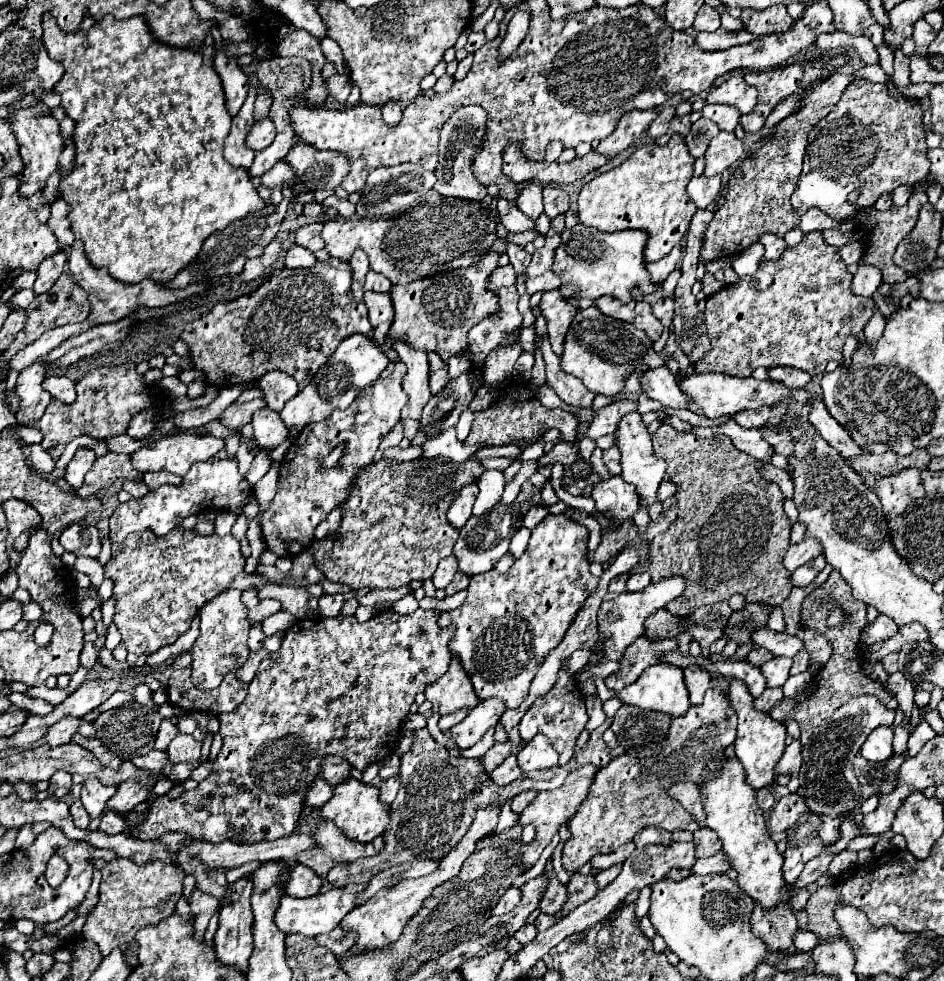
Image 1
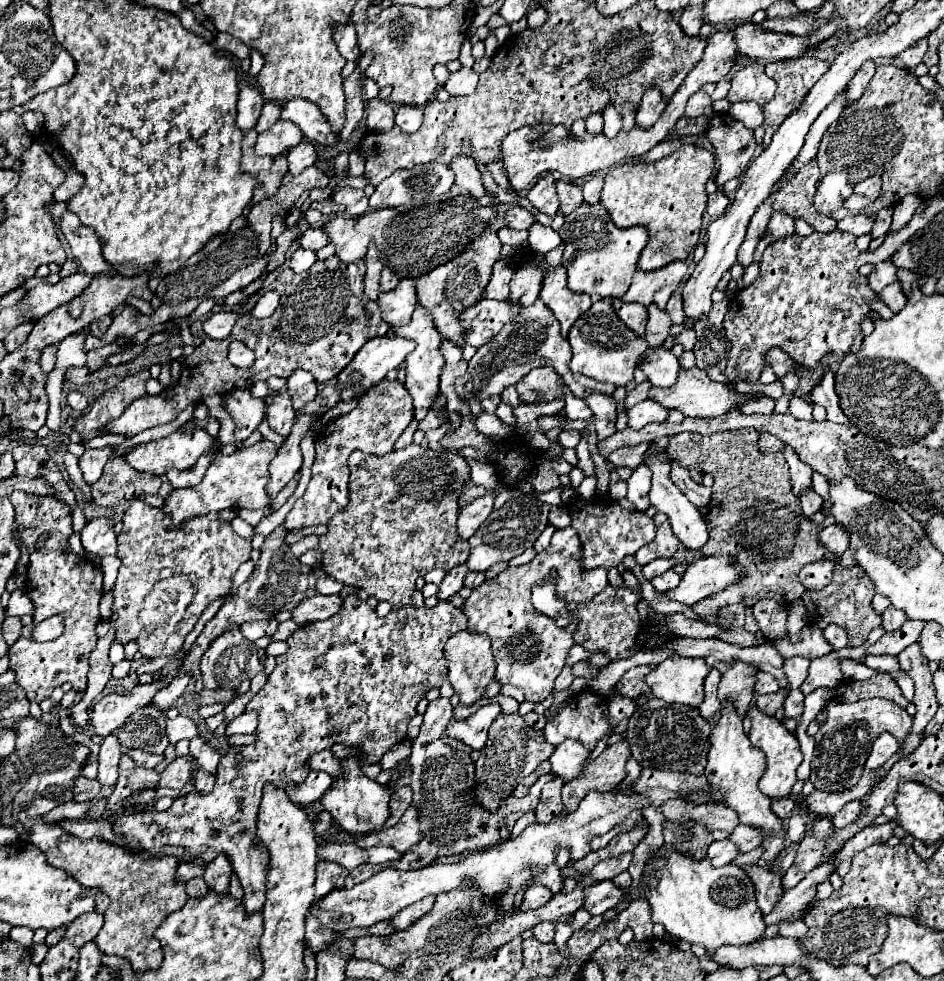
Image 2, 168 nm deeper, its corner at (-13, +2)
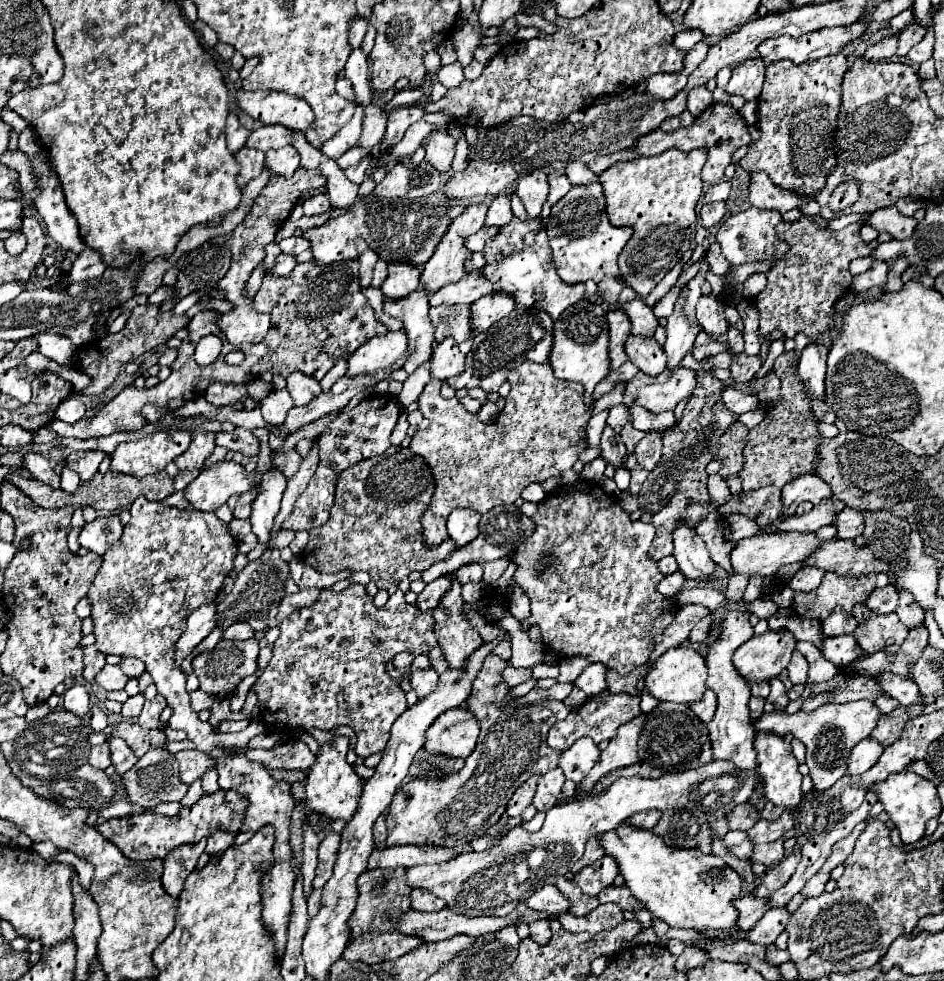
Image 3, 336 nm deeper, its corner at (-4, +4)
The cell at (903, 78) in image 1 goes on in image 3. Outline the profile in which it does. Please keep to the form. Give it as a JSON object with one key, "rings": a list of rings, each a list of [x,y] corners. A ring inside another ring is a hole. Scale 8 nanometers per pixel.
{"rings":[[[920,24],[908,26],[908,28],[900,34],[900,38],[898,38],[896,56],[906,56],[906,54],[910,52],[910,48],[916,46],[916,44],[924,38],[924,34],[926,34],[926,28],[924,28],[924,26],[920,26]]]}

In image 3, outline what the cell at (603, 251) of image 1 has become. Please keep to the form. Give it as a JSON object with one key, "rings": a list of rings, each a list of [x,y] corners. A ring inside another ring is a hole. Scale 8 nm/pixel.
{"rings":[[[600,182],[572,186],[572,190],[562,200],[558,200],[558,204],[552,206],[546,232],[552,250],[552,262],[556,266],[558,276],[566,284],[580,284],[586,280],[600,282],[604,276],[620,274],[616,260],[634,230],[612,226],[604,208],[606,202]]]}

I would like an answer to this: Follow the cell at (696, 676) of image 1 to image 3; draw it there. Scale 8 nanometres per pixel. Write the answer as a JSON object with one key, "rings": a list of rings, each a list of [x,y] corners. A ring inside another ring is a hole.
{"rings":[[[706,690],[704,696],[702,696],[702,700],[700,702],[694,702],[690,708],[694,710],[694,714],[700,720],[710,722],[712,716],[714,716],[714,712],[716,712],[716,696],[714,696],[714,692],[712,690]]]}

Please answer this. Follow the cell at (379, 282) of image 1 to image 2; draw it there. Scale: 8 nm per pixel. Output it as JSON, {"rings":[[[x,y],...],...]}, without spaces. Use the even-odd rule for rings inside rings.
{"rings":[[[385,268],[381,272],[381,290],[393,290],[397,284],[399,284],[399,276],[389,268]]]}

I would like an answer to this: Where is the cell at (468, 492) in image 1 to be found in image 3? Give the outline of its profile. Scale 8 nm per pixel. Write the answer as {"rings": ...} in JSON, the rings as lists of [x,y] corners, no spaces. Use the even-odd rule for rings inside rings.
{"rings":[[[454,510],[448,516],[448,534],[456,546],[466,546],[478,536],[480,514],[474,510]]]}

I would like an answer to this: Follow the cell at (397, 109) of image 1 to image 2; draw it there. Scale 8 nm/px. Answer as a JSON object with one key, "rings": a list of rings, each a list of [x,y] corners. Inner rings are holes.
{"rings":[[[399,106],[395,114],[395,124],[403,132],[417,132],[423,122],[423,108],[419,106]]]}

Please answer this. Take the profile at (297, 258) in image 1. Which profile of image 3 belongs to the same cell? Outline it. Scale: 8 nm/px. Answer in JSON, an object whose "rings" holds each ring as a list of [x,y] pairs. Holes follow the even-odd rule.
{"rings":[[[280,254],[280,256],[276,258],[276,266],[272,268],[272,272],[278,274],[278,276],[288,276],[288,274],[294,270],[294,266],[296,266],[296,256]]]}

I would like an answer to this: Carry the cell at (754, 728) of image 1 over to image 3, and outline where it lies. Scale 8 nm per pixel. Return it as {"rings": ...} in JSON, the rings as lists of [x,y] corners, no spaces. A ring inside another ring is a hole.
{"rings":[[[756,732],[754,750],[758,752],[758,766],[766,782],[766,798],[784,808],[800,804],[802,774],[798,772],[798,762],[790,744],[772,732]]]}

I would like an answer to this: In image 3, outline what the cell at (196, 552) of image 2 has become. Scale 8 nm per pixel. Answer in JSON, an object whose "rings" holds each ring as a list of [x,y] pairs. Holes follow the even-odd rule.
{"rings":[[[142,496],[134,500],[130,506],[130,522],[124,526],[122,538],[112,544],[106,554],[102,556],[104,562],[94,578],[94,584],[90,586],[88,598],[92,600],[92,618],[94,618],[94,636],[96,636],[96,646],[104,654],[118,654],[118,656],[136,656],[146,664],[146,670],[152,674],[152,680],[158,688],[158,692],[166,698],[168,706],[172,708],[172,716],[168,720],[170,728],[182,728],[188,738],[196,744],[196,750],[206,752],[216,760],[216,770],[220,774],[220,788],[224,790],[236,790],[248,796],[248,808],[244,816],[244,826],[242,832],[252,832],[256,834],[264,826],[274,828],[274,864],[266,868],[260,874],[260,884],[262,884],[262,922],[264,928],[270,932],[270,938],[274,940],[276,948],[276,958],[282,960],[282,952],[286,950],[286,932],[288,932],[288,922],[290,922],[290,908],[292,908],[292,892],[294,892],[294,852],[290,848],[290,824],[292,824],[292,812],[296,808],[292,794],[290,794],[290,784],[288,782],[274,782],[270,772],[252,760],[246,760],[244,756],[238,756],[234,748],[246,748],[248,740],[256,734],[262,734],[266,730],[264,722],[260,718],[254,718],[250,726],[242,732],[228,732],[220,734],[216,732],[208,722],[200,722],[198,714],[190,706],[190,696],[186,690],[186,674],[182,674],[180,668],[174,666],[174,646],[178,636],[182,636],[182,628],[186,628],[186,618],[200,608],[202,604],[214,602],[218,596],[222,582],[226,574],[234,568],[234,558],[238,554],[238,544],[234,536],[228,530],[228,524],[216,518],[214,512],[198,512],[194,508],[180,510],[174,506],[158,504],[158,502],[148,502]]]}

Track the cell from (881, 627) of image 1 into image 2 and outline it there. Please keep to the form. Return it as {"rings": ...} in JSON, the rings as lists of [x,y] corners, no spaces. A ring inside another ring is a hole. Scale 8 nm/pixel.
{"rings":[[[889,606],[881,616],[883,616],[883,628],[885,628],[887,632],[897,630],[897,628],[907,620],[907,616],[903,614],[903,610],[897,610],[897,608],[893,608],[893,606]]]}

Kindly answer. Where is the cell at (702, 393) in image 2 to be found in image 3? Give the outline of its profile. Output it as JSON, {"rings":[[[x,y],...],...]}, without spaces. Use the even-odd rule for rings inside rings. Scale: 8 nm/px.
{"rings":[[[690,368],[664,370],[660,376],[650,378],[638,372],[624,390],[624,404],[642,406],[654,414],[674,410],[680,400],[688,400],[696,388],[696,372]]]}

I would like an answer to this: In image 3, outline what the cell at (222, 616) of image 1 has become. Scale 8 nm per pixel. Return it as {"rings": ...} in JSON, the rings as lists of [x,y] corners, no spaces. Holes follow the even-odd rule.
{"rings":[[[250,638],[250,640],[238,640],[238,642],[232,642],[232,640],[220,640],[216,644],[214,650],[210,652],[204,652],[200,656],[196,656],[192,660],[192,668],[194,668],[194,674],[198,676],[200,680],[200,690],[216,696],[216,698],[228,698],[232,696],[232,692],[236,690],[236,686],[250,674],[254,674],[258,670],[256,666],[256,658],[258,658],[258,640],[256,638]]]}

